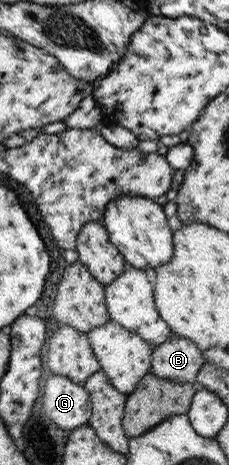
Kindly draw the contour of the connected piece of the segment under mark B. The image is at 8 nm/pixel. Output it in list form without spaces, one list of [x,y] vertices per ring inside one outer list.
[[[171,335],[163,343],[152,347],[150,373],[155,378],[161,378],[167,382],[191,383],[195,386],[195,378],[205,362],[205,358],[194,342],[189,339]]]

